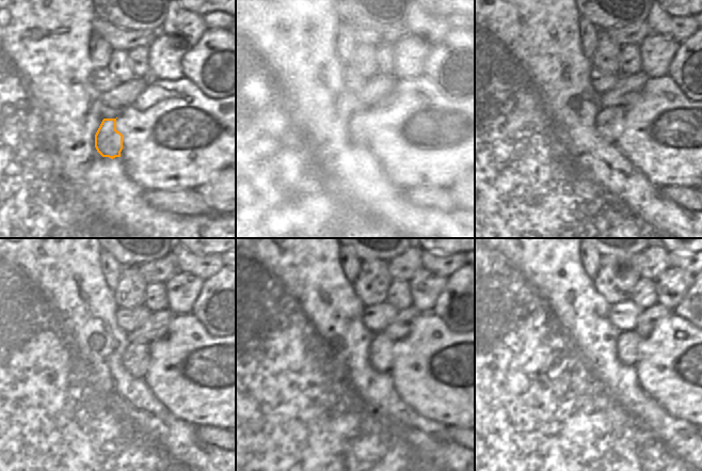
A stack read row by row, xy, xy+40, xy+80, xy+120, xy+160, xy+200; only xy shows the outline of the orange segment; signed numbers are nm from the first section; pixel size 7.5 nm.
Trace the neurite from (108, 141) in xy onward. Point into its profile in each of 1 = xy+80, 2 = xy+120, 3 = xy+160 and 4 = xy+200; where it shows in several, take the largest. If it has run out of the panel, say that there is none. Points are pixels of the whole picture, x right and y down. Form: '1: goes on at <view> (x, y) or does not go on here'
1: goes on at xy+80 (609, 121)
2: goes on at xy+120 (137, 358)
3: goes on at xy+160 (382, 348)
4: goes on at xy+200 (628, 343)

